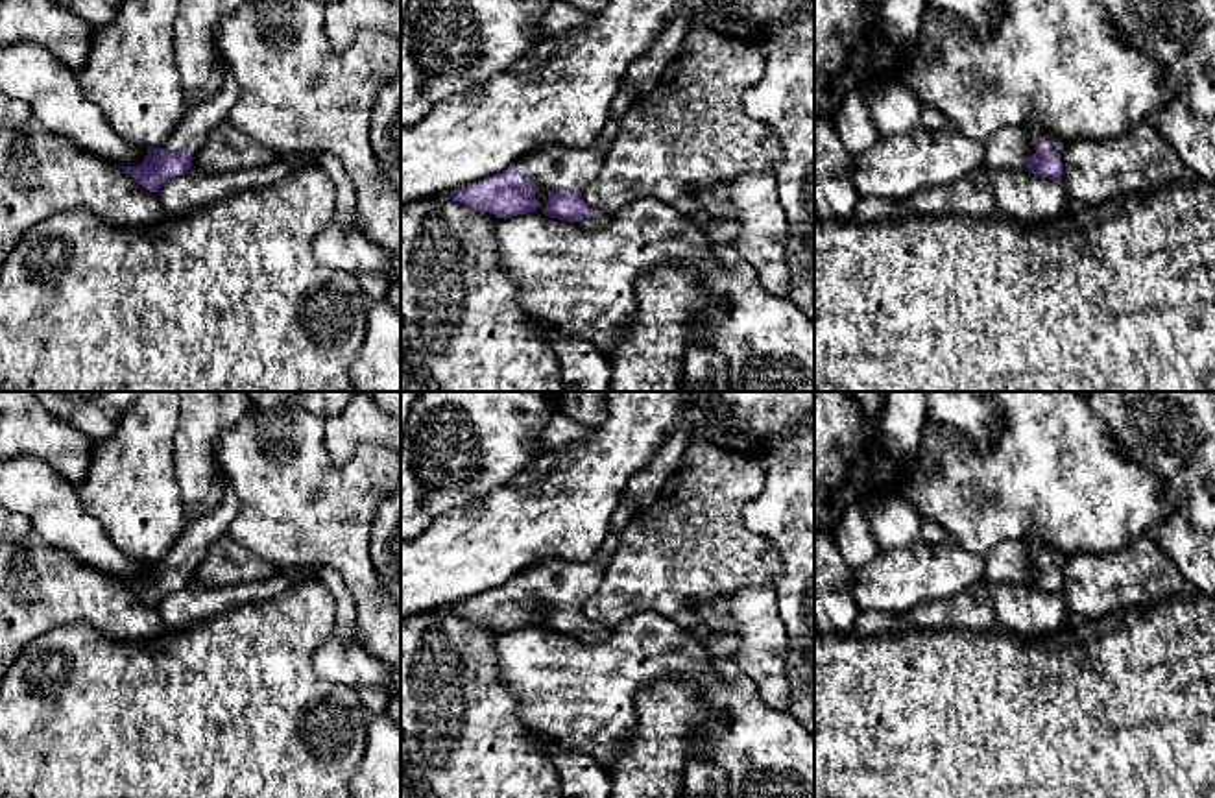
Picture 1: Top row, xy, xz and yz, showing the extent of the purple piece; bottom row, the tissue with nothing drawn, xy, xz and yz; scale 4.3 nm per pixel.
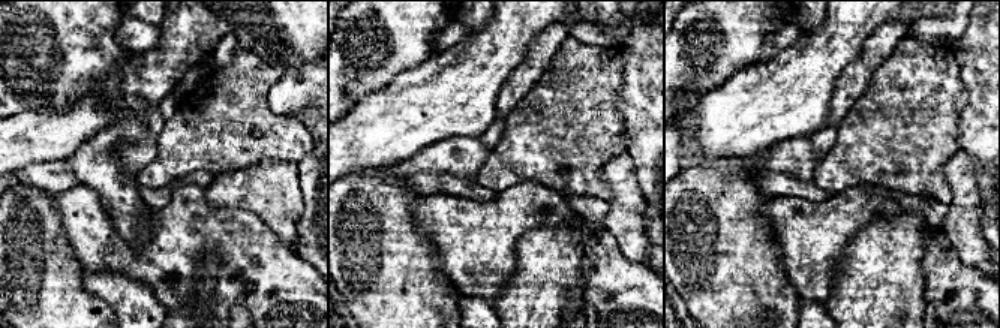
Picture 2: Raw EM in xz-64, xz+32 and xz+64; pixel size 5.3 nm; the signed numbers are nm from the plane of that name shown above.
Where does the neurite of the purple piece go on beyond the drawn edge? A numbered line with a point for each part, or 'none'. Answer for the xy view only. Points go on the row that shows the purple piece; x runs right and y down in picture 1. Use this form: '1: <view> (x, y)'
1: xy (207, 113)

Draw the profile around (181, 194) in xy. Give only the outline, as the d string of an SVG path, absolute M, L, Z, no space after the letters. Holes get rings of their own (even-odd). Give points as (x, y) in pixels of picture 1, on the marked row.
M305 151L277 155L266 166L207 175L194 170L168 179L157 192L166 216L185 216L196 209L223 200L236 190L268 187L301 166L321 168L336 185L338 198L332 222L314 238L316 259L332 270L343 270L360 281L382 277L388 281L391 257L371 242L356 224L356 188L343 164L331 153Z

